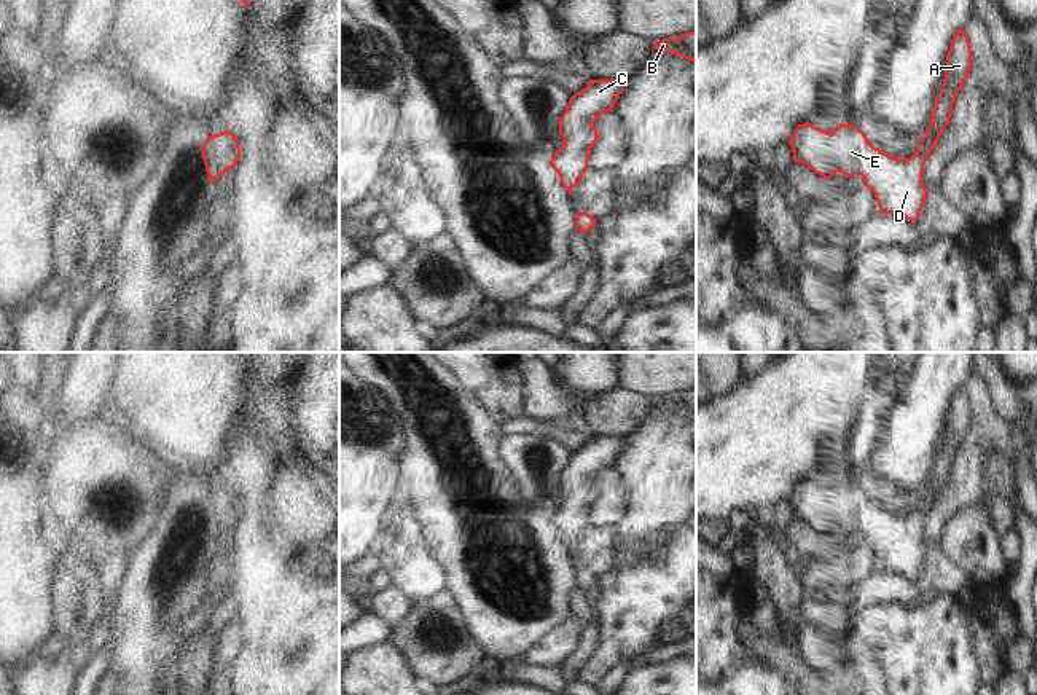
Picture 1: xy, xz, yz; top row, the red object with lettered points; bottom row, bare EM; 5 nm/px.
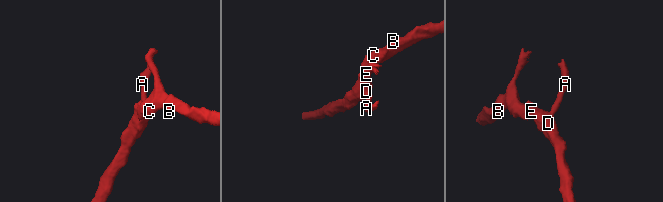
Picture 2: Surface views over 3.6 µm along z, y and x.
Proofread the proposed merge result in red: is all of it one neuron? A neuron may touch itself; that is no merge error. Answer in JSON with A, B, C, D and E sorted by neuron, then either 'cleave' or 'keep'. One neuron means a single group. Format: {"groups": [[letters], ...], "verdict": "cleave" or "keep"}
{"groups": [["A", "B", "C", "D", "E"]], "verdict": "keep"}

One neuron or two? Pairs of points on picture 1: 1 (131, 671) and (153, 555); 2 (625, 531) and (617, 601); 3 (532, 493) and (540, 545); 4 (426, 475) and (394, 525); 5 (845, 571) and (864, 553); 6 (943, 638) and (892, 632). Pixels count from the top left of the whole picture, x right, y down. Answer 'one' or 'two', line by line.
1: one
2: two
3: two
4: two
5: one
6: one

